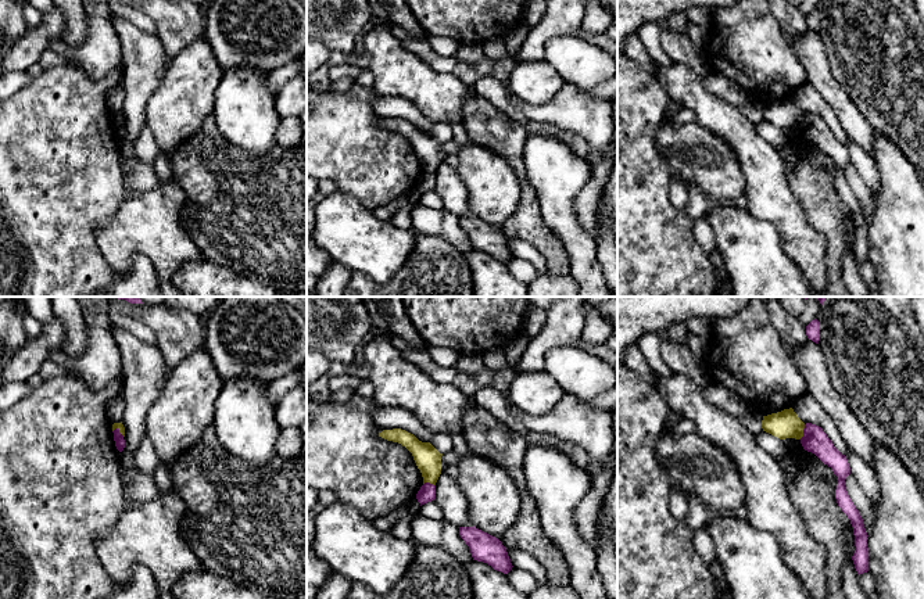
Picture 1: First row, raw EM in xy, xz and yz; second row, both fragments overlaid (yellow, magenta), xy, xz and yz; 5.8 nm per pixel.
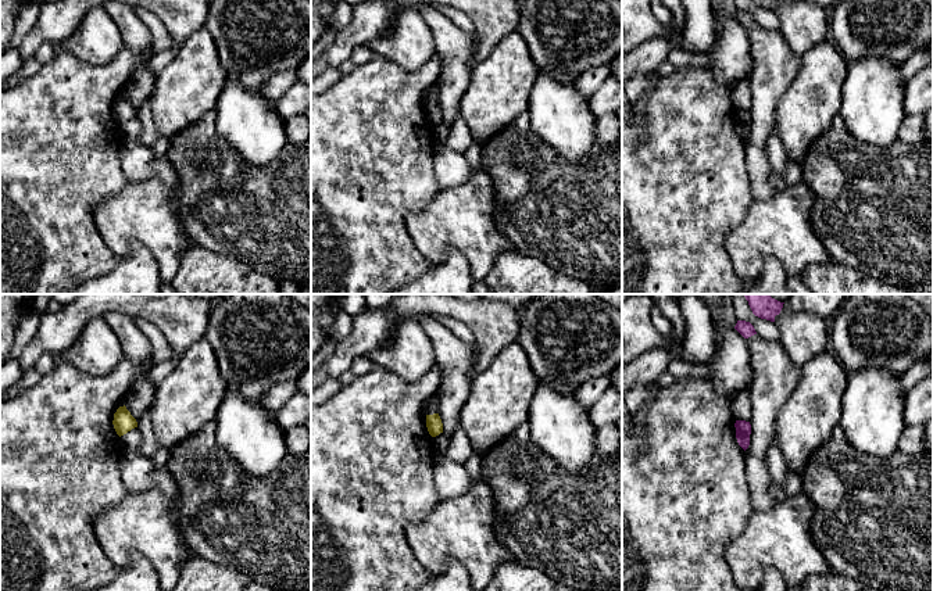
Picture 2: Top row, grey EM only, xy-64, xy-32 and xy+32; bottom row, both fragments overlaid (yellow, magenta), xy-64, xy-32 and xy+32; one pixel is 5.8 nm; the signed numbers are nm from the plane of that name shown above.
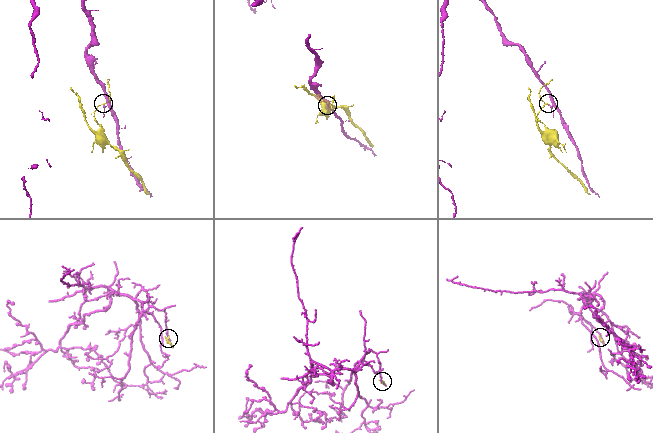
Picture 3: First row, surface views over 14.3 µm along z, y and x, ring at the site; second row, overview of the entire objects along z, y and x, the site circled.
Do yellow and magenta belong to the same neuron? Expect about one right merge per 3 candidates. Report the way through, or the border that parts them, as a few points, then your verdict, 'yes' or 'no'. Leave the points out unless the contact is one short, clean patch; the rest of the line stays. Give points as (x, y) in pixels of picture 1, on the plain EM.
border along yz (805, 114), (803, 124), (799, 128); no

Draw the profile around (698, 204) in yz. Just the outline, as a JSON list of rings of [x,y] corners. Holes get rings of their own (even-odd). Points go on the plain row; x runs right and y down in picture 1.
[[[688,187],[687,214],[695,222],[706,215],[713,201],[698,187]]]

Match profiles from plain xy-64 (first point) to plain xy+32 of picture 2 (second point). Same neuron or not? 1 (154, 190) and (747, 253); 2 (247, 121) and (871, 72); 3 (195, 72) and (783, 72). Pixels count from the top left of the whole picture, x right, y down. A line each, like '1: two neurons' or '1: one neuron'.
1: one neuron
2: one neuron
3: two neurons

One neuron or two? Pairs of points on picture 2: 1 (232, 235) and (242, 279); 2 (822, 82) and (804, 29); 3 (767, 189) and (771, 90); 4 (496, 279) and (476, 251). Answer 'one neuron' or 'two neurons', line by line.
1: two neurons
2: two neurons
3: one neuron
4: two neurons

